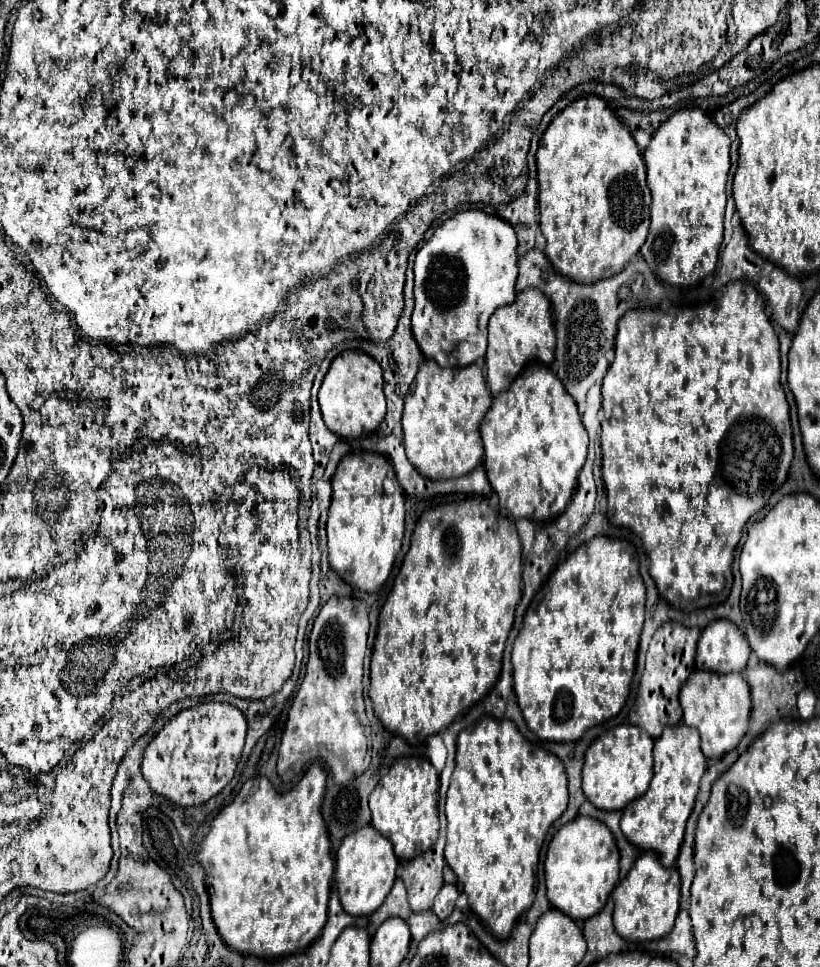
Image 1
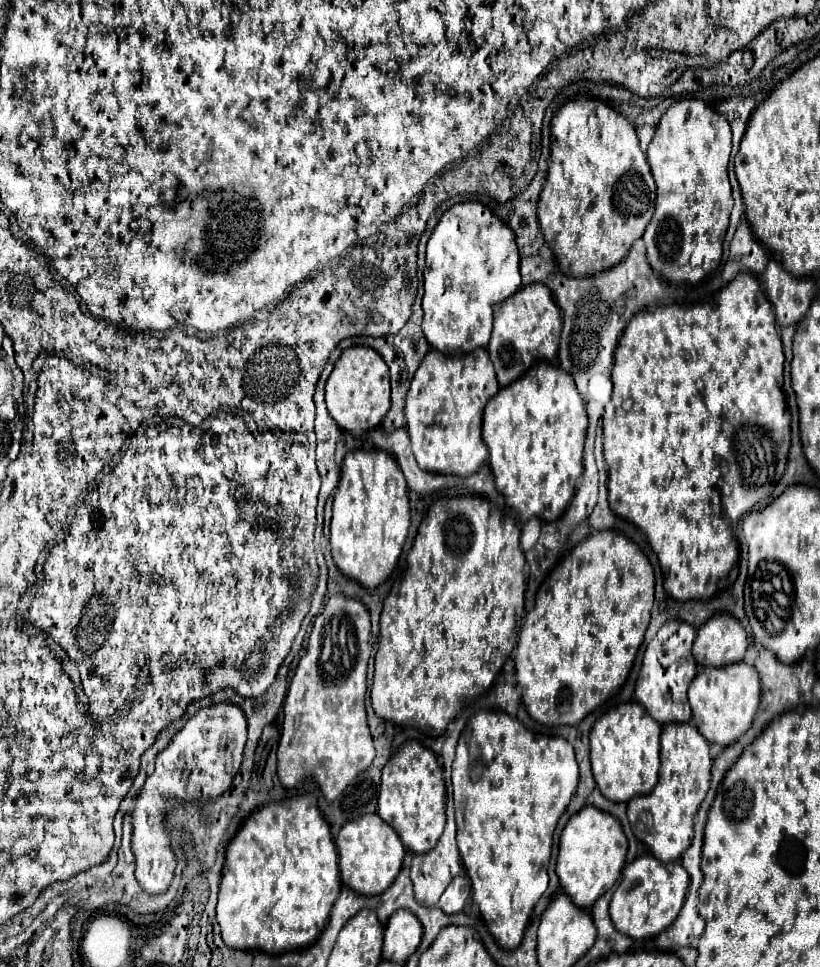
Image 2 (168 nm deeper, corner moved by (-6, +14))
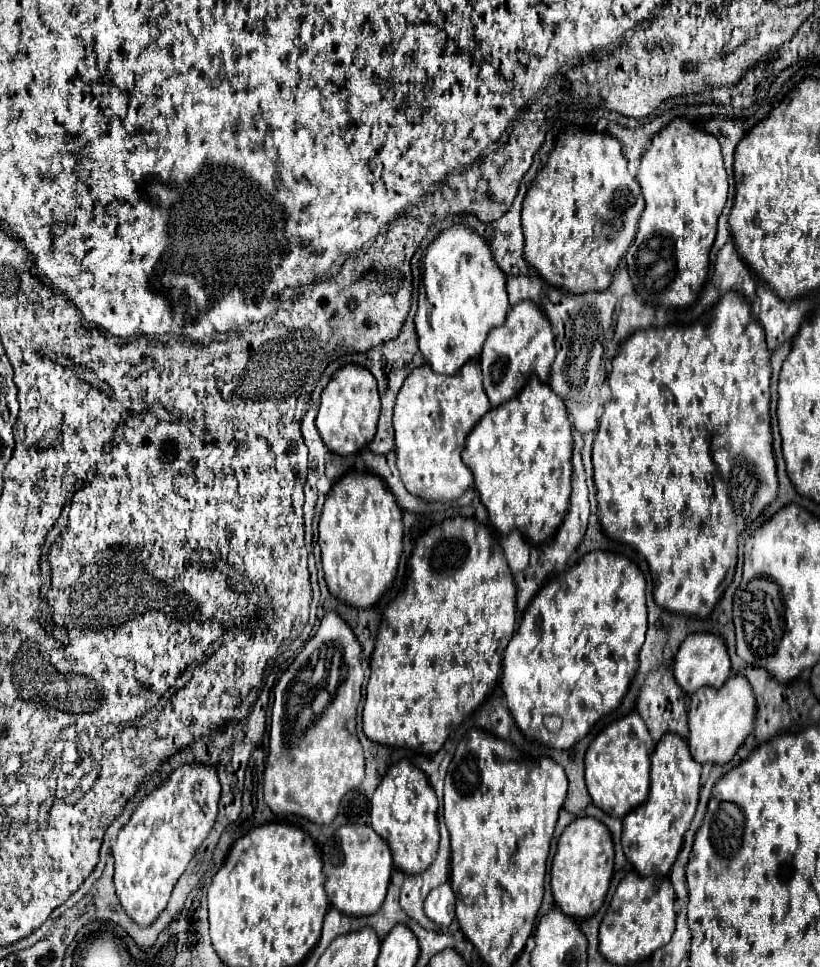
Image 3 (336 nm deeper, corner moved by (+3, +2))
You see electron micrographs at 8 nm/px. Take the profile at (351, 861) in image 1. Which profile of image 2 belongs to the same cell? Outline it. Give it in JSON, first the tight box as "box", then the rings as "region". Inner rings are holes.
{"box":[336,814,406,896],"region":[[[364,814],[348,824],[336,836],[336,850],[340,858],[340,876],[342,882],[360,896],[382,894],[396,880],[402,860],[406,854],[400,836],[392,826],[388,826],[378,814]]]}

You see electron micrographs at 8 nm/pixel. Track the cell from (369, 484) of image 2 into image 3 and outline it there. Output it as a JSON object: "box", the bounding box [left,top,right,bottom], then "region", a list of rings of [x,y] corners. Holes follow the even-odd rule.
{"box":[319,472,403,608],"region":[[[347,472],[333,484],[319,520],[319,546],[327,588],[343,604],[369,608],[393,586],[403,554],[403,522],[401,508],[379,476]]]}

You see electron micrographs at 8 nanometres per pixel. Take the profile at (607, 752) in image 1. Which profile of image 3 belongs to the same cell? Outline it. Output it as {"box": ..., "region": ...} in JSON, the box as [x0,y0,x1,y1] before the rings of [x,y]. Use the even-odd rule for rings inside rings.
{"box":[585,712,655,818],"region":[[[637,712],[609,724],[587,748],[585,754],[585,780],[593,804],[609,816],[623,818],[633,808],[641,806],[649,796],[649,766],[655,742],[649,736],[645,722]]]}

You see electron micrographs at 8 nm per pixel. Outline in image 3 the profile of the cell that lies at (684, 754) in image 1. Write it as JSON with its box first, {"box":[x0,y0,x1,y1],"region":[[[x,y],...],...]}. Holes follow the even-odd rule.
{"box":[623,734,701,876],"region":[[[665,734],[651,756],[649,800],[623,818],[623,852],[641,876],[667,876],[683,844],[683,834],[699,802],[701,764],[691,758],[685,738]]]}

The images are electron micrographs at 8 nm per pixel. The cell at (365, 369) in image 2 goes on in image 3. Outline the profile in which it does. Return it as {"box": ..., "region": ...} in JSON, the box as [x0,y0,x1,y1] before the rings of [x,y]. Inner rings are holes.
{"box":[317,364,381,456],"region":[[[355,364],[339,368],[321,394],[321,404],[317,414],[317,430],[325,446],[339,456],[349,456],[363,450],[377,432],[379,408],[381,404],[373,374],[367,368]]]}

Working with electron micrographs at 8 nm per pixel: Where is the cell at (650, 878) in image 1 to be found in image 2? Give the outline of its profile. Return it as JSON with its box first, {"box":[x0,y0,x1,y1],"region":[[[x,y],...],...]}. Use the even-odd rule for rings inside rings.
{"box":[610,854,690,938],"region":[[[642,854],[634,862],[630,862],[624,872],[618,890],[610,902],[610,918],[614,926],[628,934],[630,938],[650,938],[668,928],[680,914],[680,908],[686,898],[690,878],[680,862],[672,862],[672,866],[664,866],[652,854]]]}

